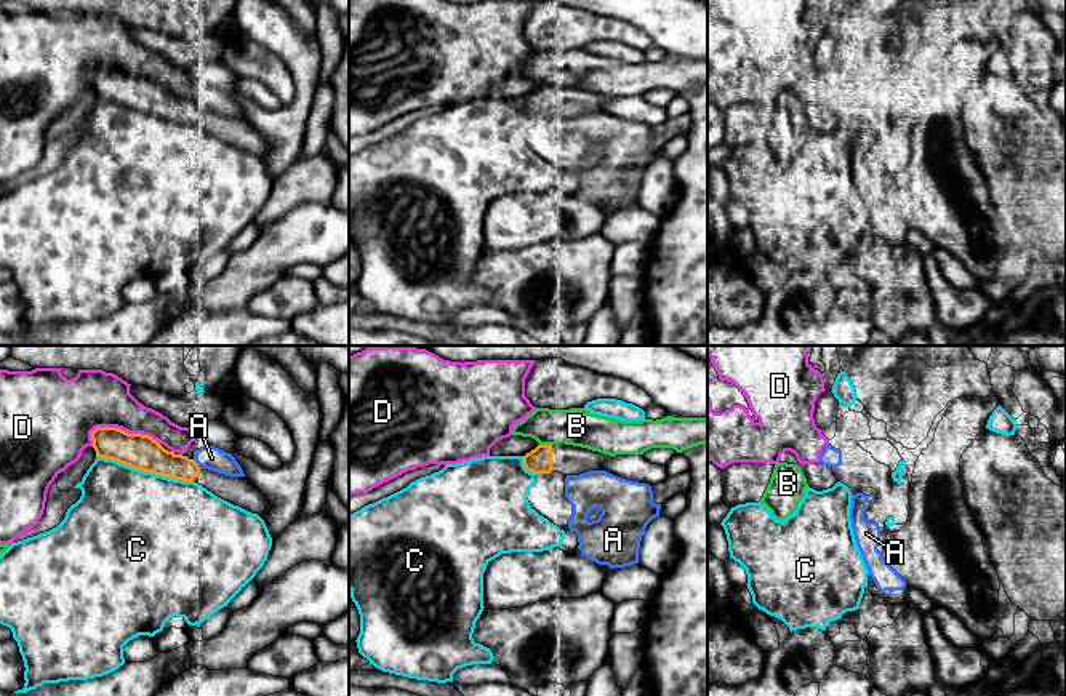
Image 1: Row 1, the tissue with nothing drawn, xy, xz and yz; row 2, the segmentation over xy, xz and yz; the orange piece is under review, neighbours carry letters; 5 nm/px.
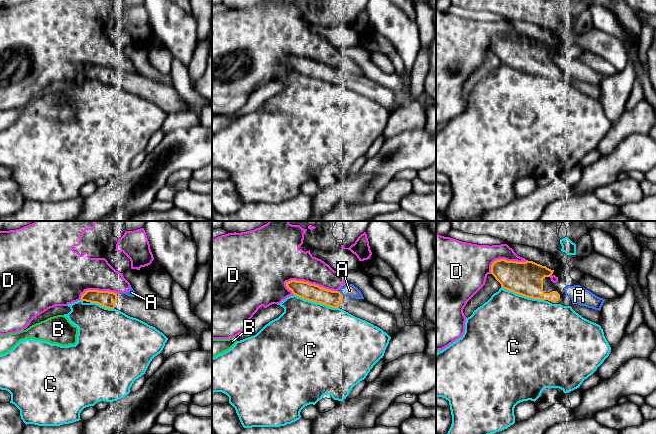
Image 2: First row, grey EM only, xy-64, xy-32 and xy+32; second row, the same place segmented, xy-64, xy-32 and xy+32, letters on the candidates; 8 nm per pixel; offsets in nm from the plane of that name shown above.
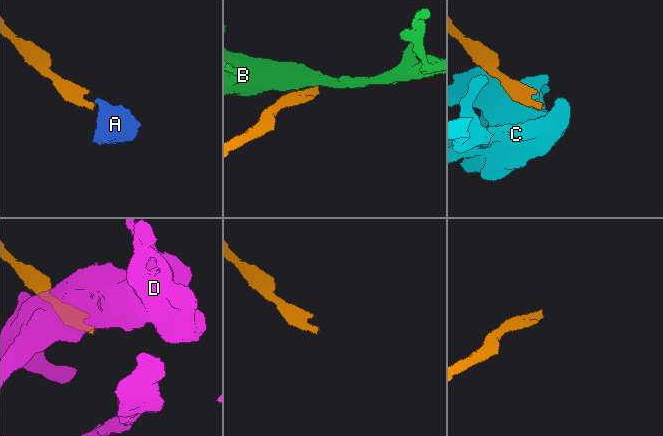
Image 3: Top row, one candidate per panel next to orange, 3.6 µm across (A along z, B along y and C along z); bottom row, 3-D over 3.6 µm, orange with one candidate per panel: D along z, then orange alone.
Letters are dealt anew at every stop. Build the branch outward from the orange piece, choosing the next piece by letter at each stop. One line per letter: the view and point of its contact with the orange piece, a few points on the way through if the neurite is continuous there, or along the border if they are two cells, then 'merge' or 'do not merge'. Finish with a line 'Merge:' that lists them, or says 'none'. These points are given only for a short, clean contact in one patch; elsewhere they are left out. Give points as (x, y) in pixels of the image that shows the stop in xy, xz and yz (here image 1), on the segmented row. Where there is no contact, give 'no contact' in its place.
A: xy (194, 461) | do not merge
B: xz (546, 445) | do not merge
C: xy (144, 471) | do not merge
D: xy (124, 431) | do not merge
Merge: none

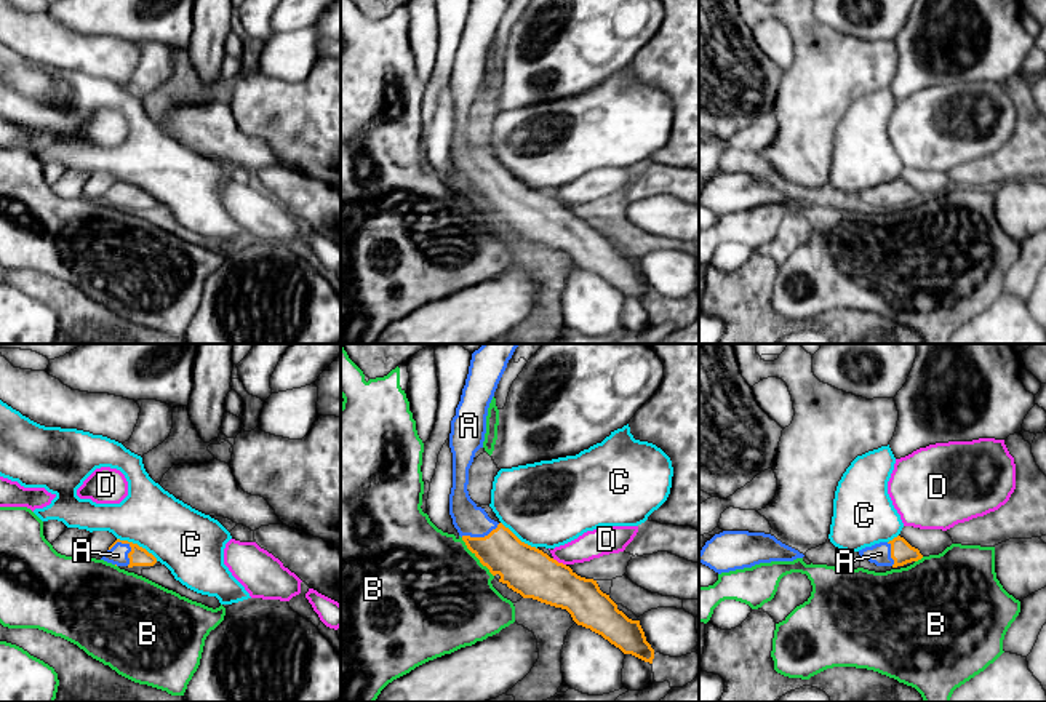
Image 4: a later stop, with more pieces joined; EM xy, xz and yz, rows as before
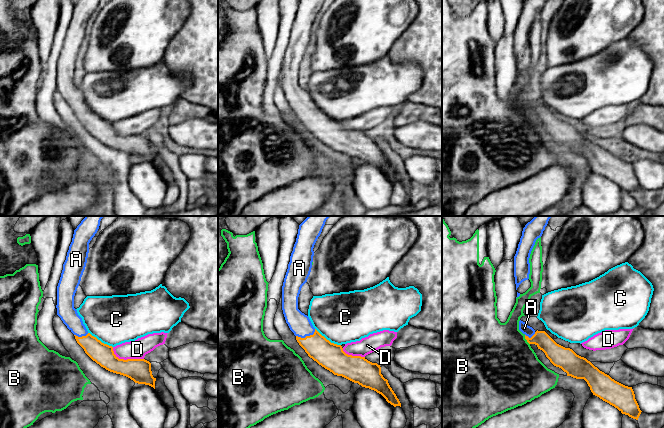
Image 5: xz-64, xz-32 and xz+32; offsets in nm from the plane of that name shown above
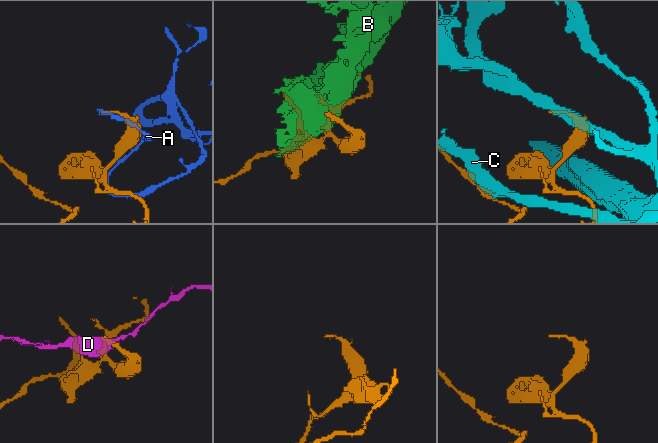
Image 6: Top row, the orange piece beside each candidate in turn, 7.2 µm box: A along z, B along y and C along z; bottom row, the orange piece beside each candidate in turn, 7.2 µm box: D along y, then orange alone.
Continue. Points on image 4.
A: xy (131, 550) | merge
B: xz (475, 555) | along xz (461, 538), (466, 547), (493, 576) | do not merge
C: xy (136, 544) | along xy (117, 538), (136, 542), (157, 560) | do not merge
D: xz (557, 562) | along xz (552, 558), (565, 565) | do not merge
Merge: A

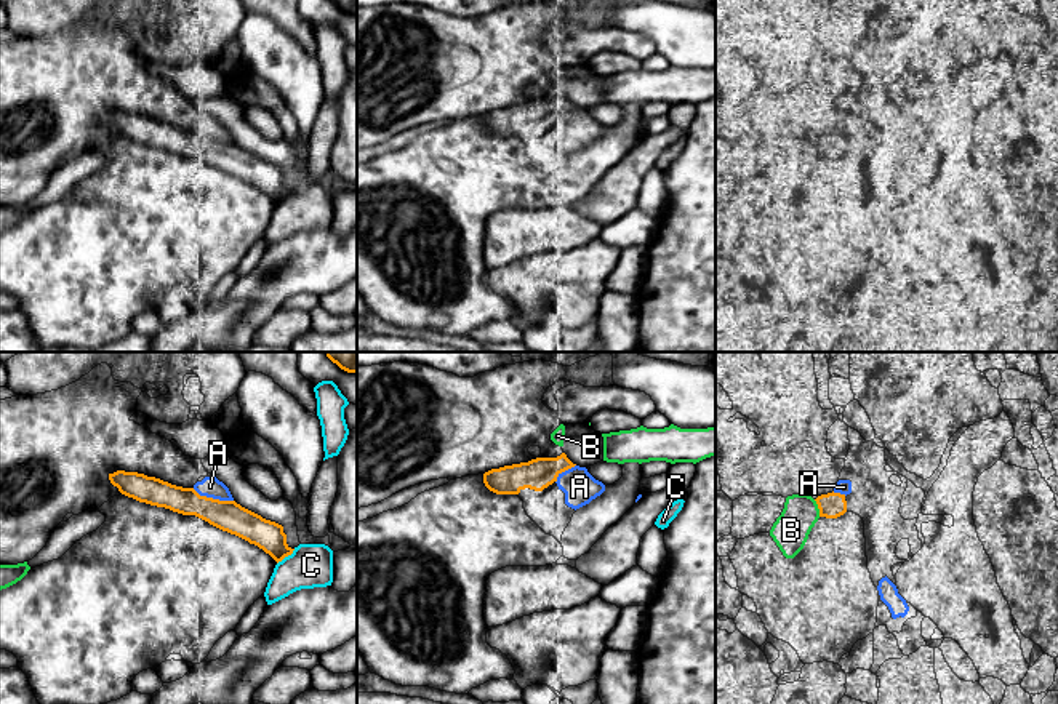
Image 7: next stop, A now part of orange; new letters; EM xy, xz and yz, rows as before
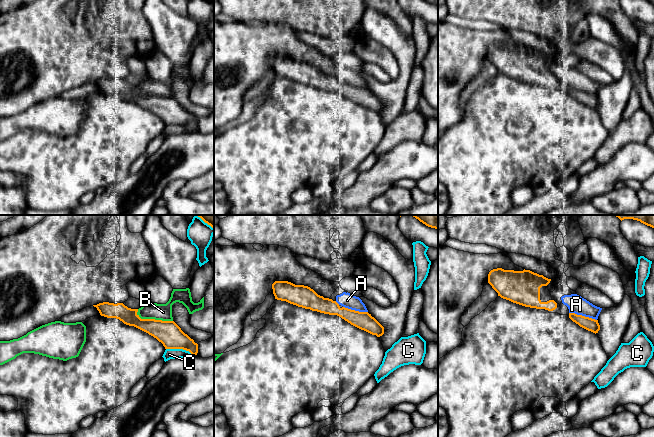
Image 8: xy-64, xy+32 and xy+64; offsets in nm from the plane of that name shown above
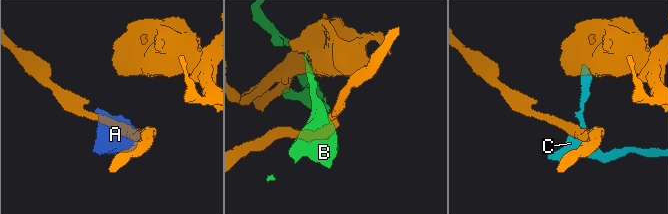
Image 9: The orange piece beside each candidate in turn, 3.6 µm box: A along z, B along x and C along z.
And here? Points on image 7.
A: xy (212, 498) | along xy (192, 488), (200, 495), (232, 501) | do not merge
B: yz (818, 508) | do not merge
C: xy (285, 556) | do not merge
Merge: none

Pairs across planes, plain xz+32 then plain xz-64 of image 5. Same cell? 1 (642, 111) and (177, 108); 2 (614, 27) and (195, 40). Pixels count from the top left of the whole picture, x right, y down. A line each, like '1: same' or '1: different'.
1: same
2: different

